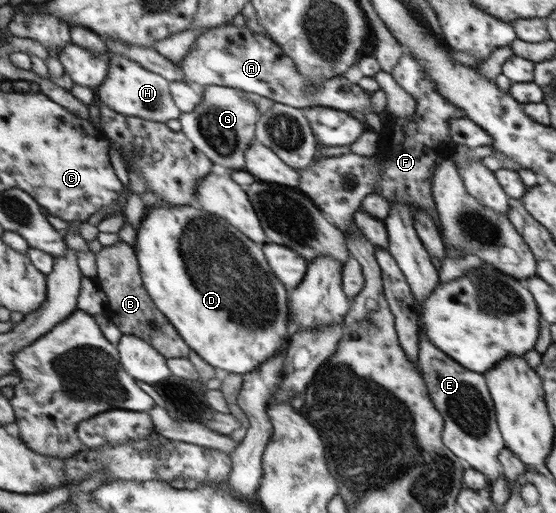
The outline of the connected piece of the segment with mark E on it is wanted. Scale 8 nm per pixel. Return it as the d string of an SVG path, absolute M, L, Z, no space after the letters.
M421 327L421 349L418 368L427 385L429 397L437 411L443 415L443 443L467 463L468 467L484 473L491 480L501 477L502 465L499 452L506 446L496 417L495 401L487 379L481 372L471 371L457 363L447 352L441 351L431 339L423 333Z

